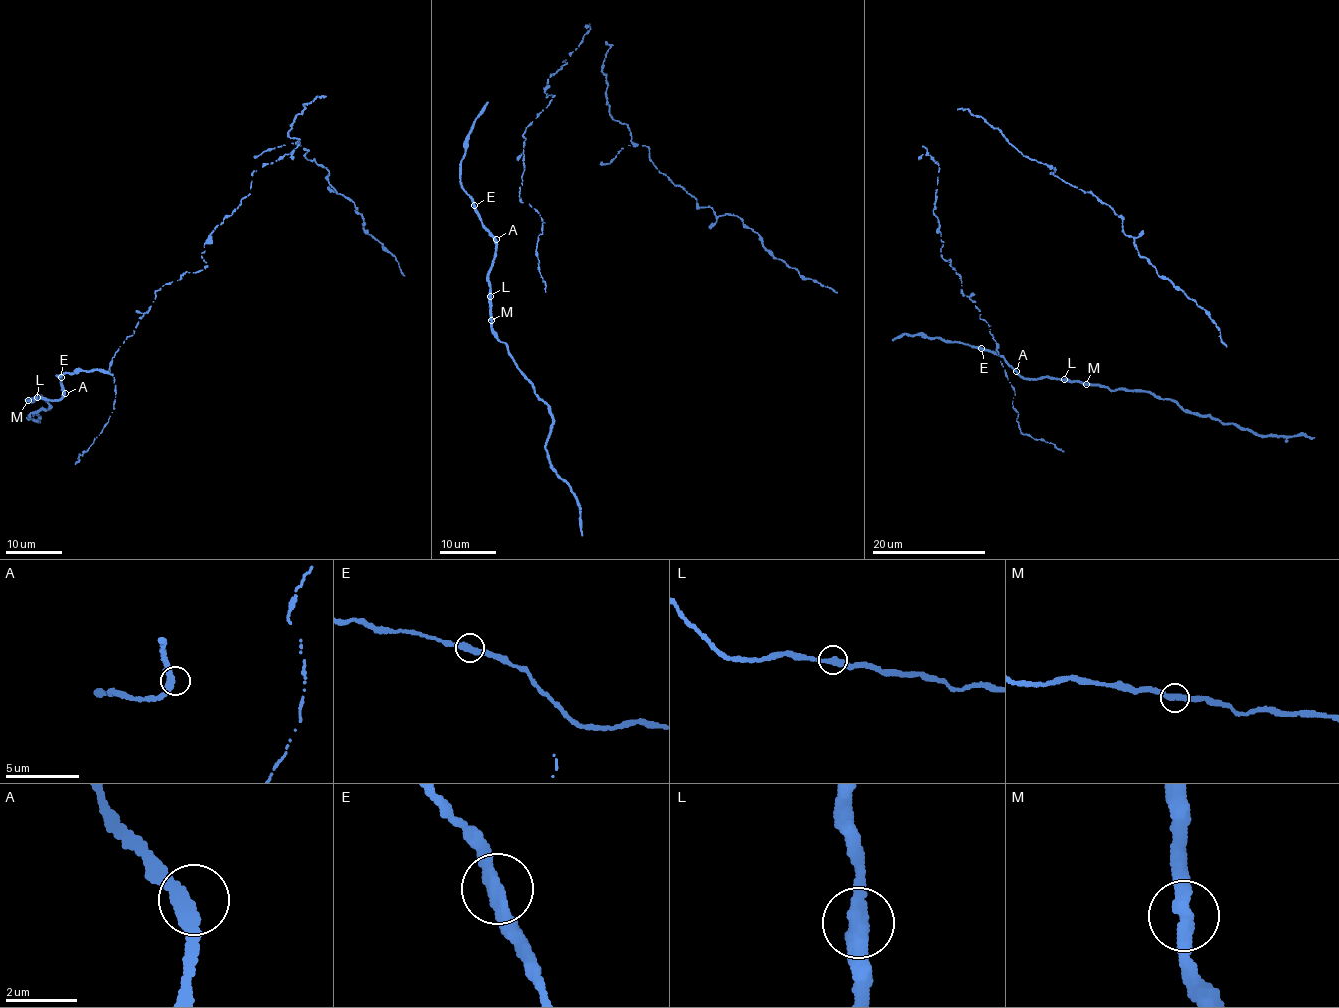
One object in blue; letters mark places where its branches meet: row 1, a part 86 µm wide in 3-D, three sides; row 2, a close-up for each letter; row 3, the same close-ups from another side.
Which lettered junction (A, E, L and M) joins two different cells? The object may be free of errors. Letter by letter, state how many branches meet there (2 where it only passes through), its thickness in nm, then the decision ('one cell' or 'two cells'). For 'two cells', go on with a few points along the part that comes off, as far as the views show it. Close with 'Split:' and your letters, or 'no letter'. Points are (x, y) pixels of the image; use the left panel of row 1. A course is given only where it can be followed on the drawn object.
A: branches 2; calibre 360 nm; one cell
E: branches 2; calibre 360 nm; one cell
L: branches 2; calibre 380 nm; one cell
M: branches 2; calibre 380 nm; one cell
Split: no letter

